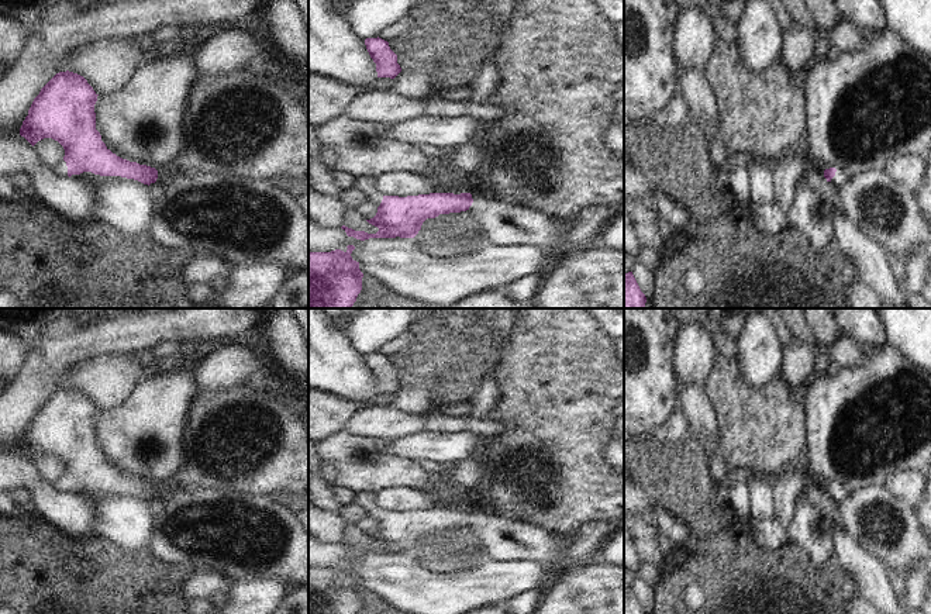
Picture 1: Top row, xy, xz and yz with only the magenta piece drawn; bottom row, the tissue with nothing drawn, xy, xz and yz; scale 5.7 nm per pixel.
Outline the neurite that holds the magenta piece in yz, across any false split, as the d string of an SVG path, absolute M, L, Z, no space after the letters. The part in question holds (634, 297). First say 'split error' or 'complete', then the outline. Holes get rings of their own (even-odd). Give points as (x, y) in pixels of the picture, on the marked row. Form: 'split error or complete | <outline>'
complete | M632 272L624 275L624 308L645 308L646 297Z

